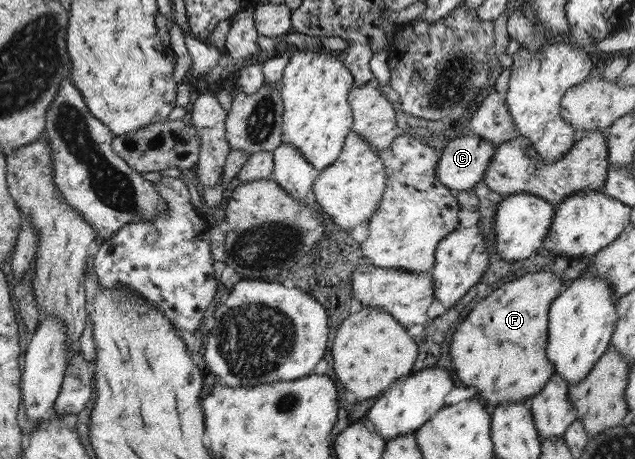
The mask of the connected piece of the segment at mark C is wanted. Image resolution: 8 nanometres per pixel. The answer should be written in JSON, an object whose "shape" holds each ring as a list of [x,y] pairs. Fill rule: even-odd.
{"shape":[[[473,134],[449,136],[440,148],[438,163],[434,168],[435,175],[453,193],[459,194],[472,189],[479,180],[483,180],[495,148],[492,143],[486,142],[486,140],[482,140],[482,138],[478,138]]]}

